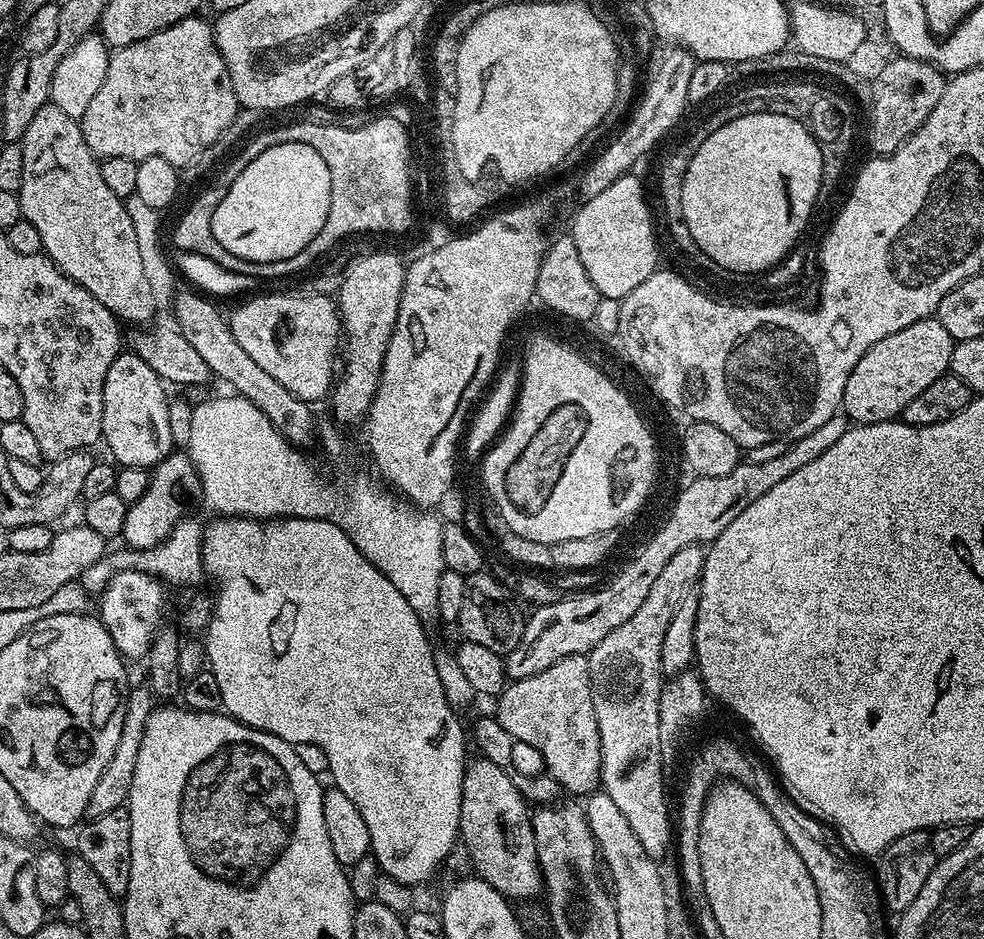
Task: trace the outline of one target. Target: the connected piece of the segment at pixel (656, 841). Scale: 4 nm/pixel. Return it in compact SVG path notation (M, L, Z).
M699 544L678 550L678 554L666 562L654 586L650 586L650 594L646 594L642 606L587 653L592 701L602 746L602 791L622 810L643 849L655 858L667 857L674 840L674 820L668 817L668 800L664 797L666 769L659 754L658 740L662 638L666 638L666 626L670 626L678 602L686 598L688 591L703 576L705 555L705 549Z

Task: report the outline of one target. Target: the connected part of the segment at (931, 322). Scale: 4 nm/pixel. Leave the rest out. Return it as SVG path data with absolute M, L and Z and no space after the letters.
M935 318L914 322L914 326L898 330L898 334L886 334L886 338L874 342L874 346L858 358L858 366L850 370L850 378L846 378L843 415L853 425L881 424L897 419L930 382L946 375L955 345L956 341L950 338L942 322Z

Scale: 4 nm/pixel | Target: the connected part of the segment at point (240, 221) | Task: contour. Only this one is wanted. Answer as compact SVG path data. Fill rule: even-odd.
M286 142L278 146L270 146L270 150L266 150L266 154L258 154L258 158L254 158L254 162L250 162L250 166L246 166L246 170L242 170L242 174L238 174L238 178L234 178L234 186L228 188L226 198L223 198L214 210L214 237L218 238L218 242L222 246L226 246L226 250L230 250L230 254L238 254L238 258L246 258L250 262L278 262L286 258L294 258L294 254L298 254L298 250L305 248L314 238L314 234L318 234L318 230L322 230L331 201L330 170L326 166L322 154L318 154L318 150L314 150L309 144L302 142Z

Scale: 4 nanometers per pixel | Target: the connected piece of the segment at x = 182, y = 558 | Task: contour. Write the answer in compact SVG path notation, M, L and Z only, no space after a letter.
M192 518L180 520L170 530L170 534L164 539L164 543L153 548L141 548L139 550L123 550L105 555L94 566L90 566L82 577L84 589L90 594L99 594L108 585L108 579L114 572L123 572L125 568L132 568L135 572L149 572L157 580L165 585L177 584L180 588L192 588L199 580L205 579L204 564L200 561L200 541L202 539L201 525L196 525Z

